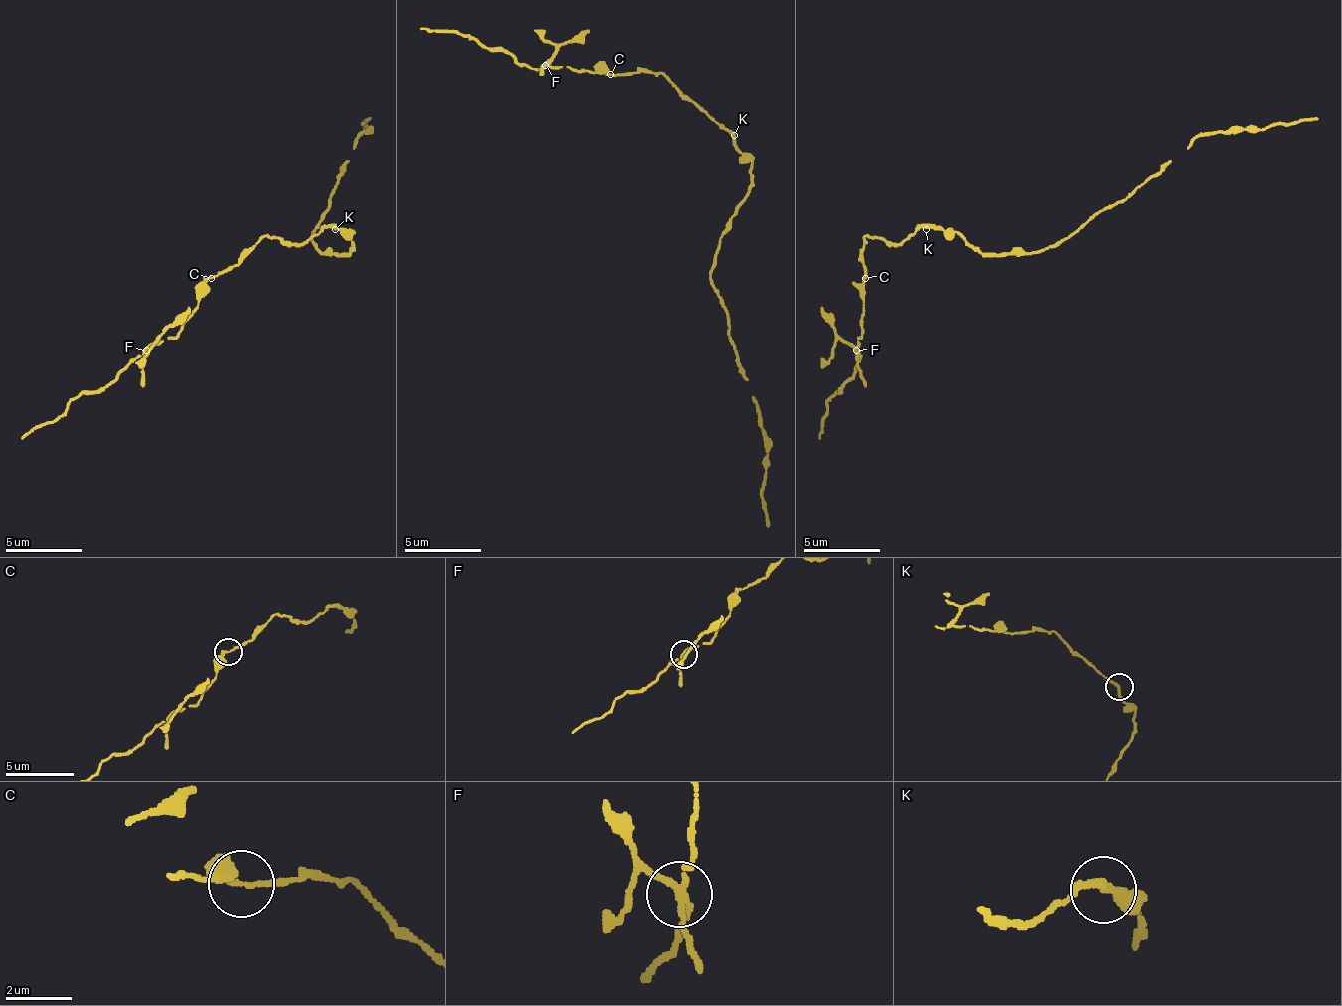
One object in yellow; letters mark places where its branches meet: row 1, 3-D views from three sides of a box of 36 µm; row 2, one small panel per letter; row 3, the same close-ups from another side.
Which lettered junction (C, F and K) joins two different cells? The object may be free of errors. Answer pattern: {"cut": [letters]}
{"cut": ["F"]}

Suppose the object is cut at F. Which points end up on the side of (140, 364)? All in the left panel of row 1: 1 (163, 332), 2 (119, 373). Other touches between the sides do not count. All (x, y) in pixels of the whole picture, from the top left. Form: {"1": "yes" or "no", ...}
{"1": "yes", "2": "no"}

